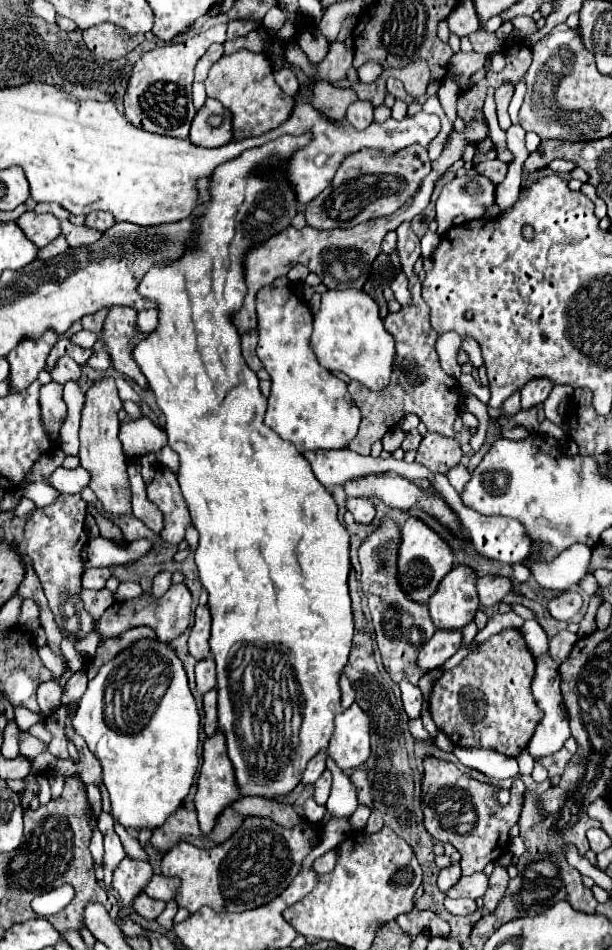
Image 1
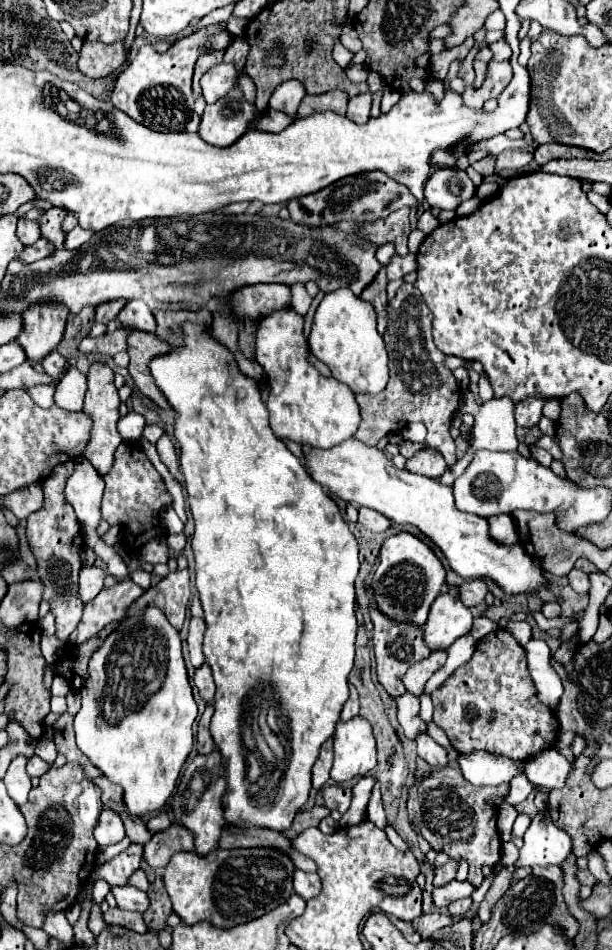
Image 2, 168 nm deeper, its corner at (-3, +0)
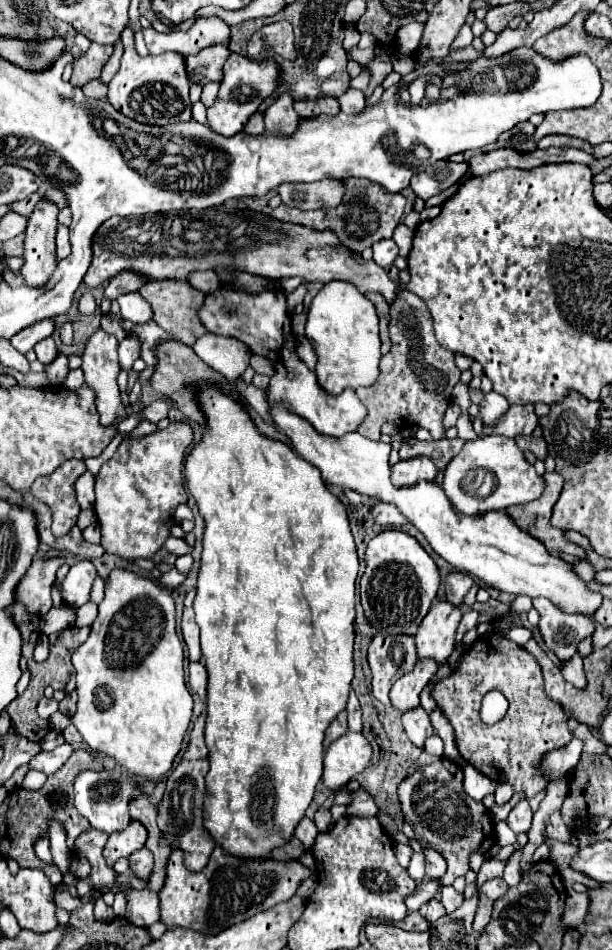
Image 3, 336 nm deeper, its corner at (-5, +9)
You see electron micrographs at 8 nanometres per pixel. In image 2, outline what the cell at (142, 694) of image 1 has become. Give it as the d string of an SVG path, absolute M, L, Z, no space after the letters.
M149 605L139 617L125 613L119 627L111 631L101 647L91 655L89 673L79 693L81 709L75 715L77 747L111 783L123 787L129 813L143 817L163 809L173 795L181 767L193 747L193 721L197 717L197 703L191 695L181 655L181 639L163 611Z

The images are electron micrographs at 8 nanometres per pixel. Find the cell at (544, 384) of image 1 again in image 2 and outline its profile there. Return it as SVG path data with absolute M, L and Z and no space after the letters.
M527 399L515 405L515 423L519 427L535 427L541 419L541 409L543 409L543 399Z

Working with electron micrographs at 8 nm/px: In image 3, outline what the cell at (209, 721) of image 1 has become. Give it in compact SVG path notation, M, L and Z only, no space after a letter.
M203 712L197 722L193 724L193 730L191 730L191 736L189 736L189 746L185 750L185 758L187 760L195 760L195 758L207 758L207 746L205 746L205 718L207 714Z

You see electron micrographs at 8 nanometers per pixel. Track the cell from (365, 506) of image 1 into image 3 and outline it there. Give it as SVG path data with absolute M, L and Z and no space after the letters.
M375 502L371 508L371 516L379 526L393 526L399 528L403 524L407 524L407 518L393 506L393 504L385 504L385 502Z

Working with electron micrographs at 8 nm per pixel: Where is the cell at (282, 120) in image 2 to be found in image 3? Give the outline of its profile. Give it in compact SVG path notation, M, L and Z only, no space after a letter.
M255 112L249 118L249 122L245 126L245 132L249 132L249 134L263 134L265 132L265 124L263 124L263 114L261 112Z

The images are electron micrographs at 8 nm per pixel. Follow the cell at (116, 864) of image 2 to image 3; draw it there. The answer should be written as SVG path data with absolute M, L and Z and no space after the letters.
M133 820L123 832L115 832L109 836L103 856L109 866L113 866L119 858L127 858L131 852L139 850L147 840L147 830L141 822Z

